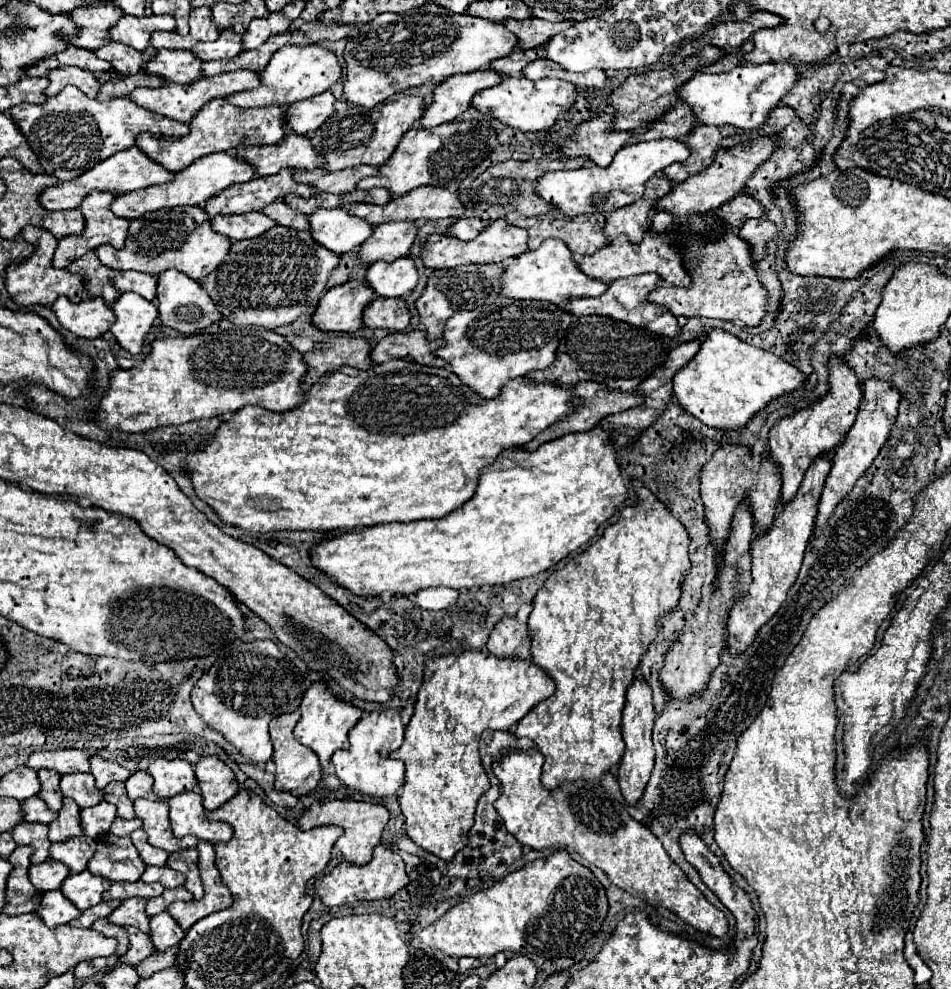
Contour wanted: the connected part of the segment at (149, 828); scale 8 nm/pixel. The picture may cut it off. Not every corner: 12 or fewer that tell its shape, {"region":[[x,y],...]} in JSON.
{"region":[[139,799],[135,813],[151,845],[167,853],[197,847],[177,839],[165,801]]}

